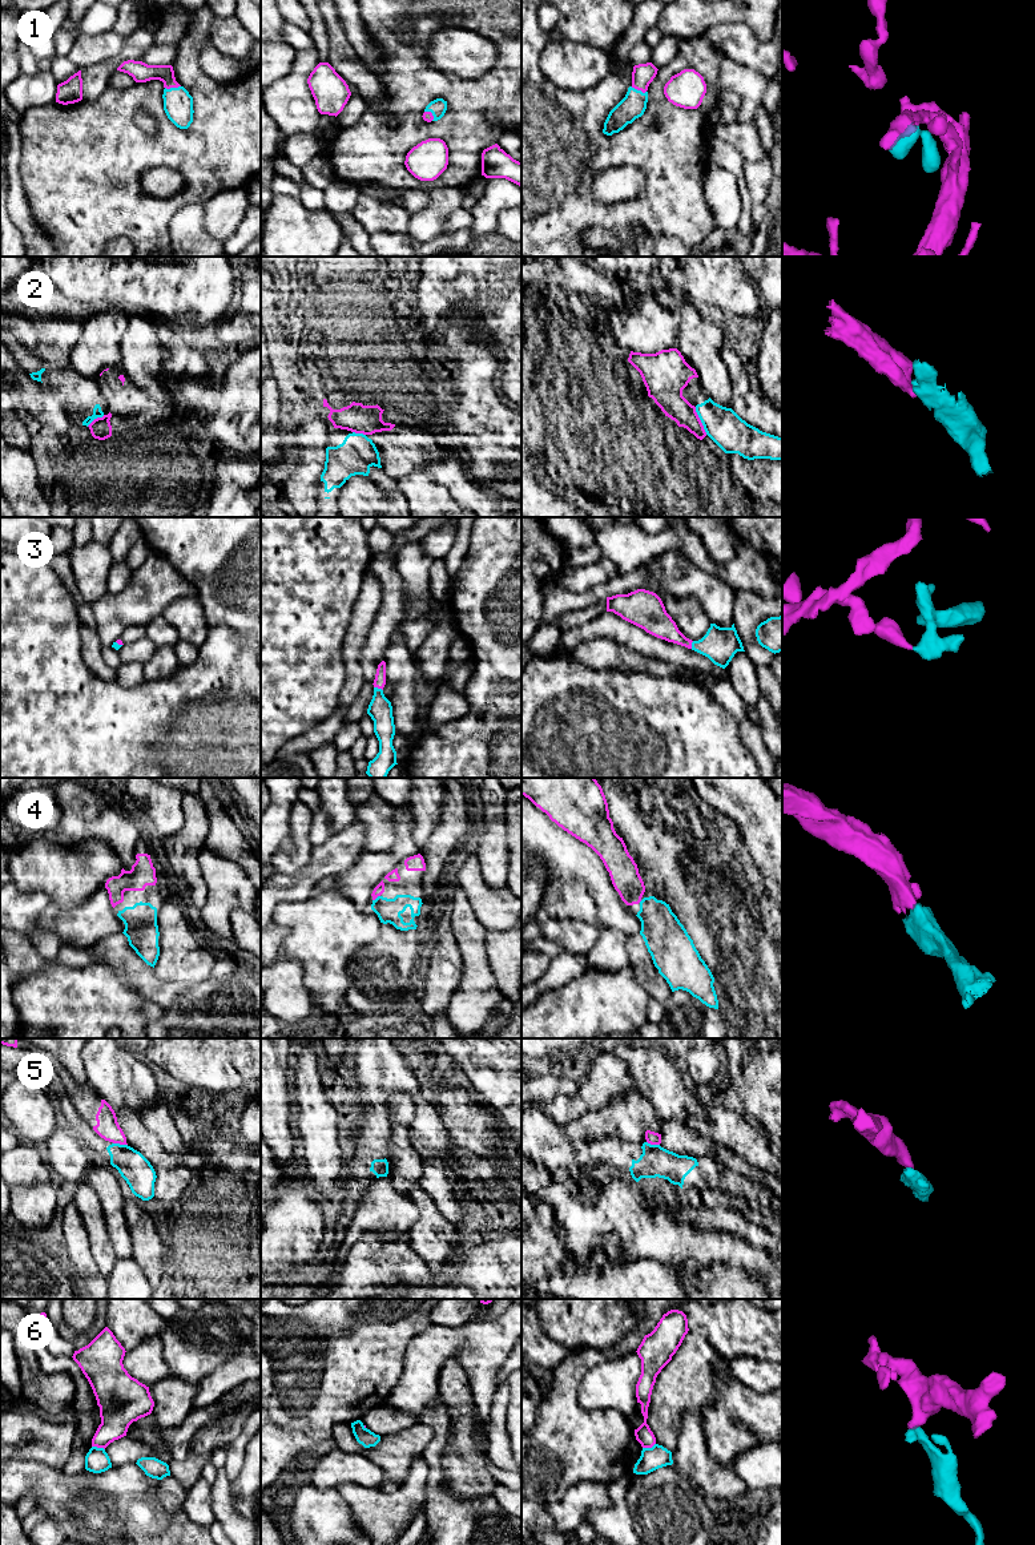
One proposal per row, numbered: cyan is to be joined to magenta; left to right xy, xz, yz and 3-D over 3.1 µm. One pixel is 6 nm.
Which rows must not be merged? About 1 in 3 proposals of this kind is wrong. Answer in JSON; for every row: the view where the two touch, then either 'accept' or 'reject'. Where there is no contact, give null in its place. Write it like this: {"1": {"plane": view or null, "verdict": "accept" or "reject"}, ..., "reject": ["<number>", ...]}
{"1": {"plane": "xy", "verdict": "accept"}, "2": {"plane": "yz", "verdict": "reject"}, "3": {"plane": "xz", "verdict": "accept"}, "4": {"plane": "xz", "verdict": "accept"}, "5": {"plane": "xy", "verdict": "reject"}, "6": {"plane": "xy", "verdict": "reject"}, "reject": ["2", "5", "6"]}

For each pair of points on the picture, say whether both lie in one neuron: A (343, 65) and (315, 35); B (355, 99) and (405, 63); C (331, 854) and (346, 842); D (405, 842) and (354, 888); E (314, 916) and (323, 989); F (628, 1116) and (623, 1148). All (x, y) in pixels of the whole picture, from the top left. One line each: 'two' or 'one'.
A: two
B: two
C: one
D: one
E: one
F: two

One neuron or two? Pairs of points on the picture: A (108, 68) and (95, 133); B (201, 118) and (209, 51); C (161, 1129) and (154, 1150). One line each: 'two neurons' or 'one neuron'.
A: two neurons
B: two neurons
C: two neurons

